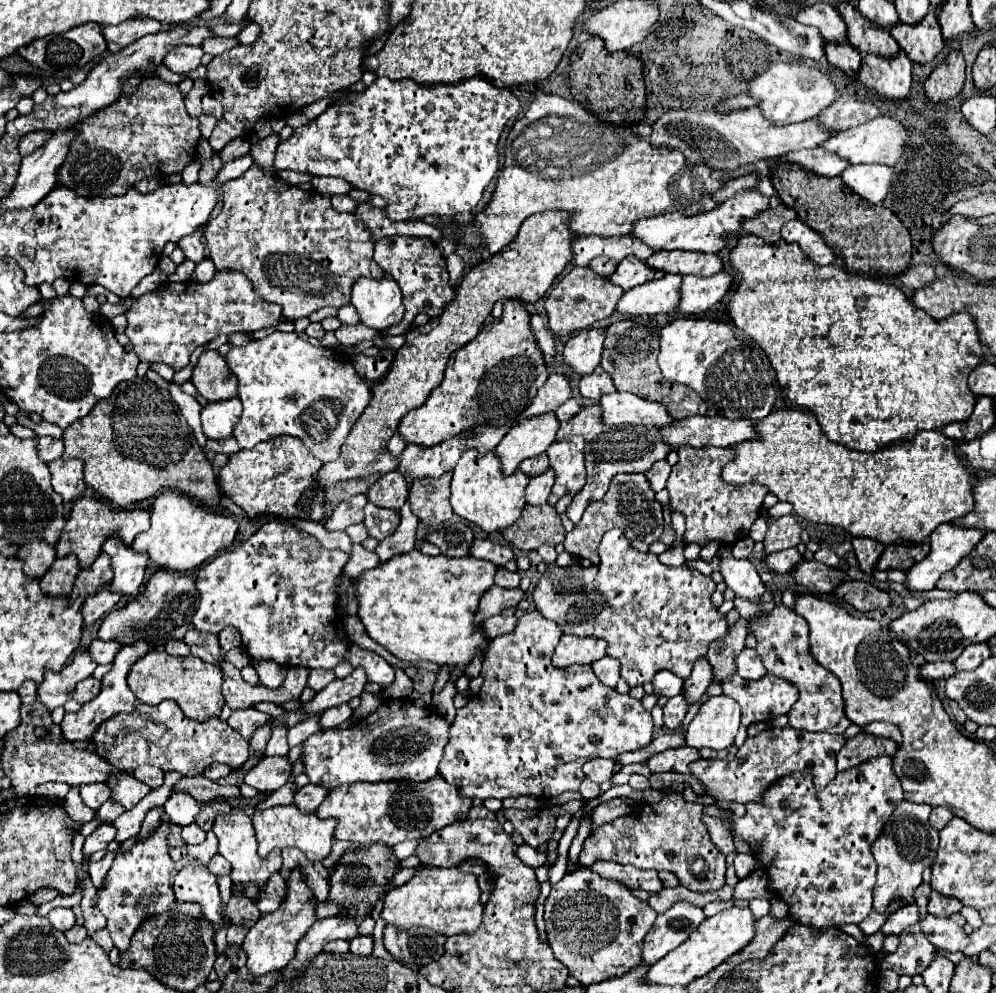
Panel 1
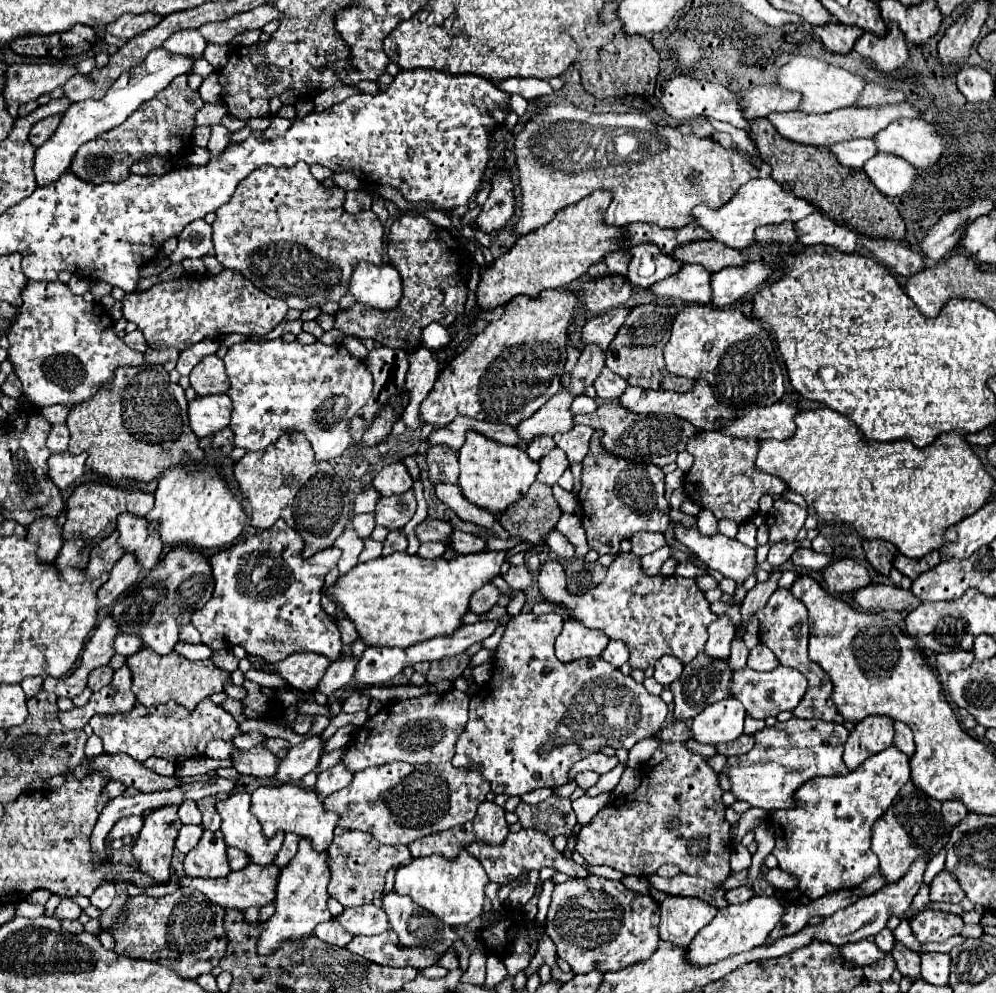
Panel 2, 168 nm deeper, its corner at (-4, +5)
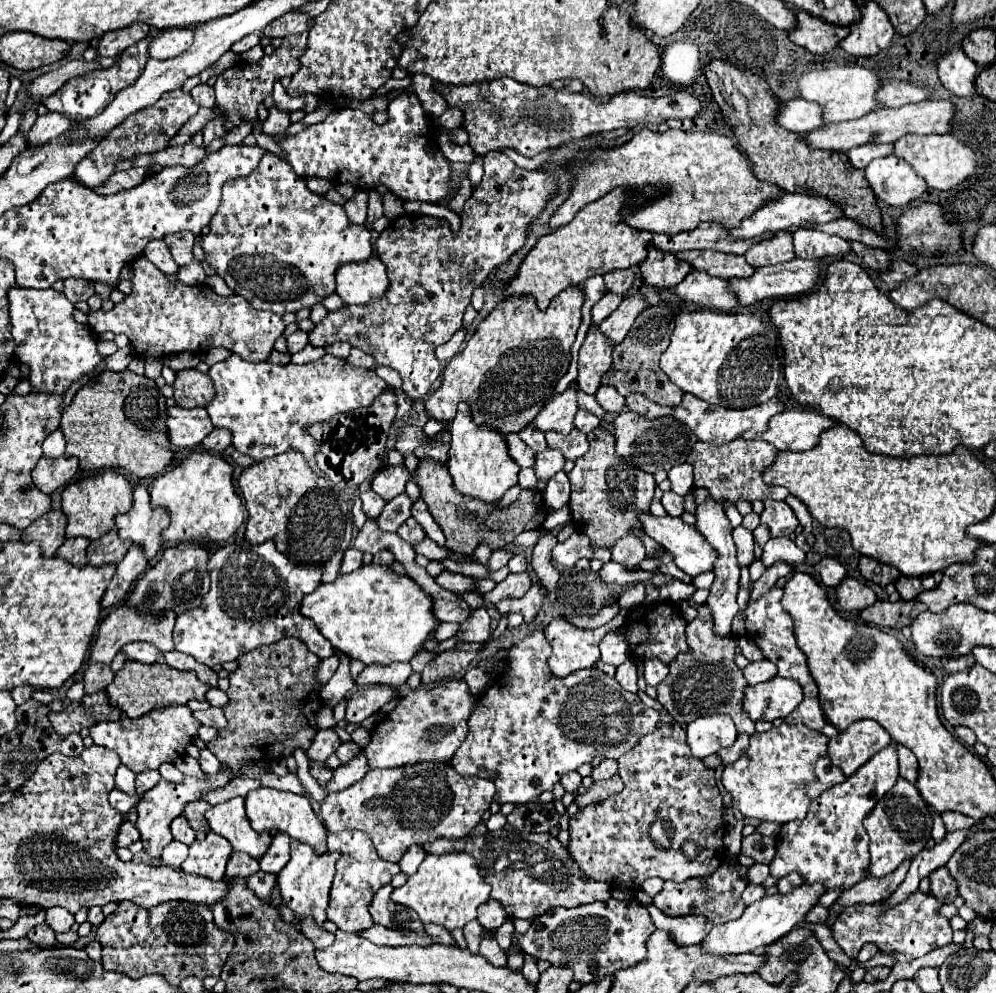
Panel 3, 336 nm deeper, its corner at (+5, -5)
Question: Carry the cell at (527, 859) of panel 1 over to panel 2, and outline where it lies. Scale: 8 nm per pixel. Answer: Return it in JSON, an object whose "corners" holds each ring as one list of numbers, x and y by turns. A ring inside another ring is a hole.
{"corners":[[520,829,518,833,508,833,506,841,498,847,490,847,486,843,482,845,472,845,470,853,482,863,484,871,488,873,490,881,500,883,500,873,506,879,516,879,518,875,522,875,522,871,540,871,542,867,554,867,556,871,562,871,570,877,586,877,590,875,590,871,578,863,574,863,572,859,566,859,562,853,558,853,552,845,552,839,546,837,544,833,538,833,536,829]]}

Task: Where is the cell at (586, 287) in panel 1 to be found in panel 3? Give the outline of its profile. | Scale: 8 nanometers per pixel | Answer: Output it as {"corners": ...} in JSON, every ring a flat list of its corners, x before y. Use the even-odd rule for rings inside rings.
{"corners":[[605,293,601,299,599,299,599,303,593,307,593,311,591,311,591,315,593,315,593,323,601,323,603,319,607,319,617,307,619,307,619,303,623,301,623,297,621,295,615,295,615,293]]}

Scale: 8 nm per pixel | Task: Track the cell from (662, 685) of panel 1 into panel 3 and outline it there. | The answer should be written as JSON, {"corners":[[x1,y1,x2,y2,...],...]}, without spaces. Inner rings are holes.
{"corners":[[649,659,645,661,645,681,651,687,657,687,669,673,669,667,665,663,659,663,659,659]]}

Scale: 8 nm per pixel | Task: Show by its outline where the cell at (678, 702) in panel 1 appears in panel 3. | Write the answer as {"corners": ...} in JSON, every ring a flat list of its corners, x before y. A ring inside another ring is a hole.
{"corners":[[705,603,697,607,697,617,687,625,687,645,689,651,677,655,675,661,669,663,669,675,657,687,657,701,681,725,689,725,703,715,725,713,735,721,739,733,753,735,755,723,743,711,743,689,747,681,743,679,743,671,735,665,737,637,721,637,715,633,711,611]]}

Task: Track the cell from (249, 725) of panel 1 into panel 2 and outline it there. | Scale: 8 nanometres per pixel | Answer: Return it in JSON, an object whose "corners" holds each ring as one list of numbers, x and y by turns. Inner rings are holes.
{"corners":[[226,699,224,703,222,703,222,707,238,721,238,723,242,723,242,721,246,721,248,717,246,717,246,713,244,713,244,705,242,705,242,701,236,701,236,699]]}

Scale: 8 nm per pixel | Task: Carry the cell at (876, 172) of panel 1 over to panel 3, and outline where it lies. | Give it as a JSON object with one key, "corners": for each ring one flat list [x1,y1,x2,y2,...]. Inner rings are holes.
{"corners":[[895,155,871,161,865,167,865,175,877,199,885,205,903,207,927,191,925,179,919,177,907,161]]}

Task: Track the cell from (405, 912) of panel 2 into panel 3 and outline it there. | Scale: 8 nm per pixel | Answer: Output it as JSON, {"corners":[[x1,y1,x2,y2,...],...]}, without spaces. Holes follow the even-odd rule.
{"corners":[[383,885,375,895,373,901,369,903,369,913,377,925,383,925,387,929,397,929,397,931,423,931,423,923,417,917,413,909,407,909,405,905,393,903,391,901,391,885]]}

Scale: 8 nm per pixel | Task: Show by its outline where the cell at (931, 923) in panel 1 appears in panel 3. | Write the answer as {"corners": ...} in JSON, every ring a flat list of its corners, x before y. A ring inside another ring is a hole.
{"corners":[[919,889,911,893,903,903,889,909,881,909,881,903,853,905,847,911,841,911,839,919,835,919,835,923,831,925,833,939,851,959,857,957,865,943,871,943,881,953,893,955,893,959,899,963,913,961,937,947,951,943,953,929,949,925,949,919,939,915,939,907,939,899,935,899,931,893,921,893]]}

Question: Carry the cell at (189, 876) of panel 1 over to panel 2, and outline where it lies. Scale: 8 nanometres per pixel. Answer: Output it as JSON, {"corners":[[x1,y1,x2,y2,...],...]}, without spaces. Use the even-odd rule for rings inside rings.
{"corners":[[204,831,198,845,184,857,184,871,188,877,224,877,230,873,220,831]]}

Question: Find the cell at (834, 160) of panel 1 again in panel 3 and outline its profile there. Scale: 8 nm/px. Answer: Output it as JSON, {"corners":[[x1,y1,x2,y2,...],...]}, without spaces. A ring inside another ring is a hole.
{"corners":[[893,143,889,145,861,145,861,147,853,147,847,155,849,155,849,161,853,167,857,169,865,169,873,159,877,157,887,157,893,153]]}

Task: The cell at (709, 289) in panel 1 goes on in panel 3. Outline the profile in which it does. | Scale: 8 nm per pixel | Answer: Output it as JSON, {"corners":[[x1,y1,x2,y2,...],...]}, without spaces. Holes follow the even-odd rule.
{"corners":[[795,257,793,261,787,261,787,263,781,263,781,265,759,267,747,279,731,279,731,289,737,293,739,307,753,305,753,303,763,301,763,299,779,299,779,297,787,299,787,297,795,297,795,295,801,295,801,293,809,293,817,285,821,269,823,269,823,263,817,261,817,259,811,261,811,259]]}

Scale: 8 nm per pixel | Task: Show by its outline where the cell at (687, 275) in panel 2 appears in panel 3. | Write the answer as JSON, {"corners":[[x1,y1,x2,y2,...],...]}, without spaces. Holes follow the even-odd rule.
{"corners":[[691,271,675,289,685,301,699,303,701,307,711,307,719,311,733,311,737,307,735,293,727,279,711,277,705,271]]}

